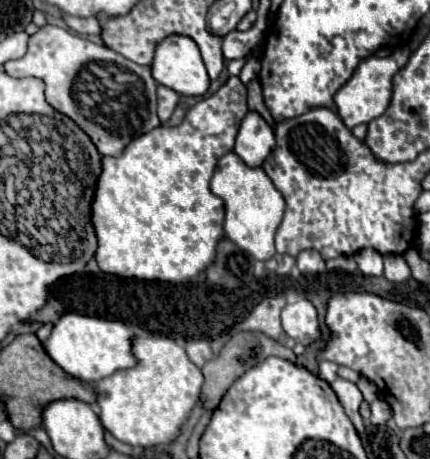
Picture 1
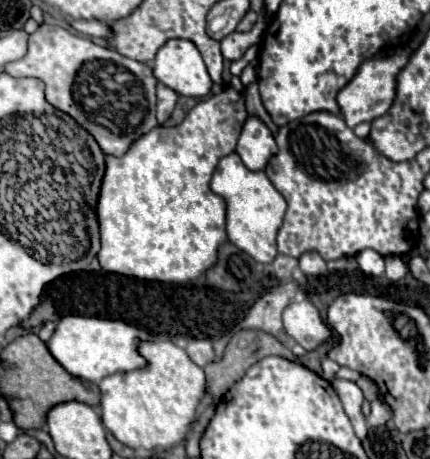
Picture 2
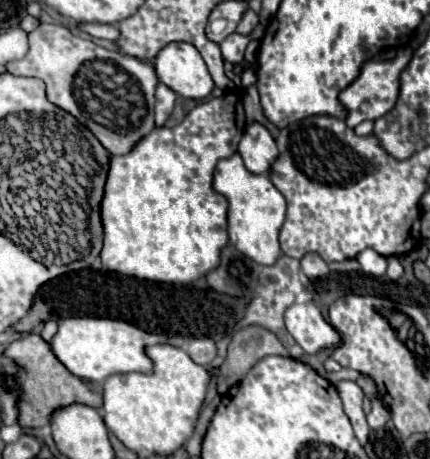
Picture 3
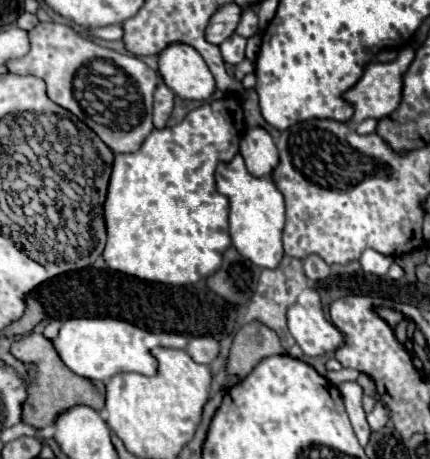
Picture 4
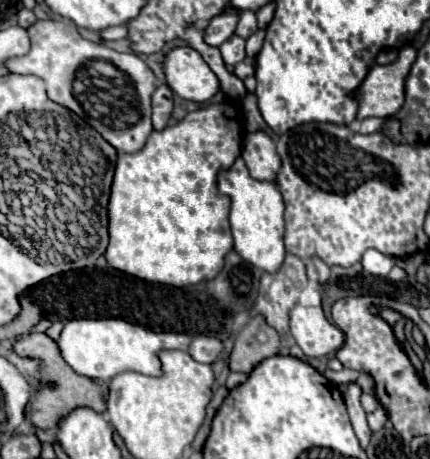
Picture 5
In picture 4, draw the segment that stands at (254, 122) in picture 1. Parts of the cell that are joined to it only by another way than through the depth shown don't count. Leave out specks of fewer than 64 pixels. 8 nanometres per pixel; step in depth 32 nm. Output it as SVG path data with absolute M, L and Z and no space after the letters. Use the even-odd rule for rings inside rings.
M262 126L246 130L240 142L240 154L252 176L270 176L278 164L276 144Z

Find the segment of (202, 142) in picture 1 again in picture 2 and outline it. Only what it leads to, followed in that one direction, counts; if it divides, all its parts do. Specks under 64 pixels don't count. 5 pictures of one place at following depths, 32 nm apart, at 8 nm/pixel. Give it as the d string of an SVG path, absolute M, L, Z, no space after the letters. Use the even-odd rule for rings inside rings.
M234 76L220 94L198 102L182 124L174 128L156 126L152 132L132 142L124 156L106 156L104 184L100 186L100 200L96 204L102 244L98 262L102 270L140 280L186 284L216 264L218 246L226 240L226 204L224 198L210 190L210 178L218 160L234 152L246 116L244 84Z

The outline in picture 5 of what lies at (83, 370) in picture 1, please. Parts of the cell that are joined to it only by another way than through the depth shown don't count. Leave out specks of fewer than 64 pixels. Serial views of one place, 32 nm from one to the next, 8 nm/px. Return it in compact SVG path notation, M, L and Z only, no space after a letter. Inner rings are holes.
M80 318L80 320L68 320L64 324L56 344L60 348L62 358L74 372L88 376L92 380L108 382L116 374L128 370L146 376L160 376L158 352L164 348L186 350L190 338L186 334L176 334L176 332L152 332L120 318L98 318L98 320Z

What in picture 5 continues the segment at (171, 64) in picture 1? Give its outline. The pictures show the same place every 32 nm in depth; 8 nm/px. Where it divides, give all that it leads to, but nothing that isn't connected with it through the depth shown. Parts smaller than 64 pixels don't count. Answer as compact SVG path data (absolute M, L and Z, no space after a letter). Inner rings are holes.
M176 46L166 52L162 68L166 84L184 100L206 102L218 92L214 72L190 46Z

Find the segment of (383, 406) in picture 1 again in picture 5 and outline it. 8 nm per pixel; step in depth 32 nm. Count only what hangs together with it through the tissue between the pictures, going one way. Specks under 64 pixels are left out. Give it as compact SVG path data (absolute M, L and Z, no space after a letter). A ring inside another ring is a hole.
M378 406L372 414L368 414L368 424L370 424L372 432L382 430L382 428L384 428L384 424L386 424L386 420L388 420L388 416L386 416L386 410L384 410L382 406Z

